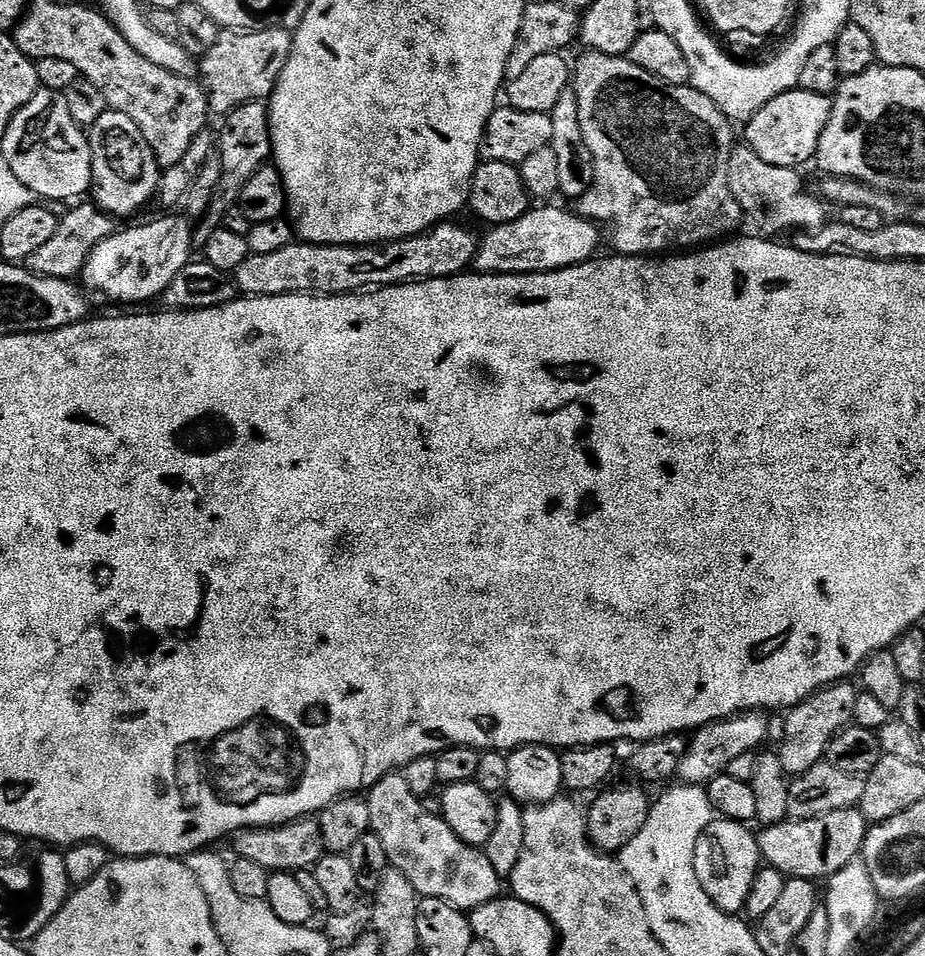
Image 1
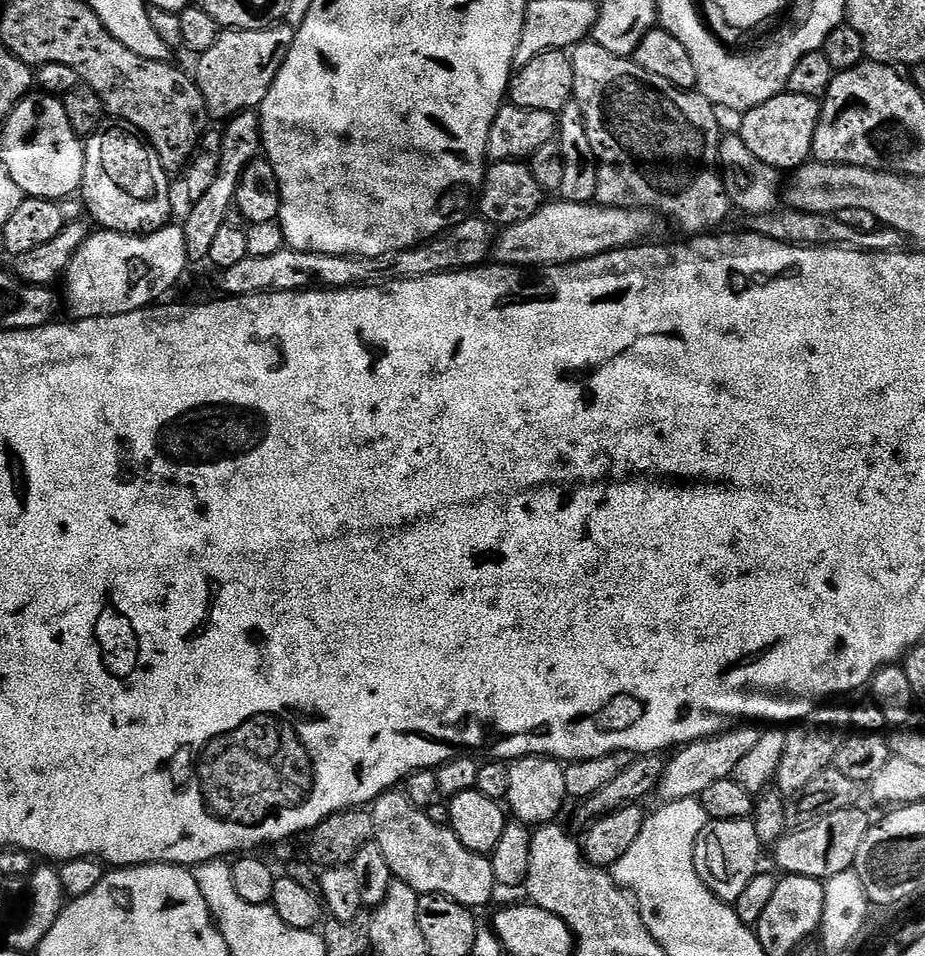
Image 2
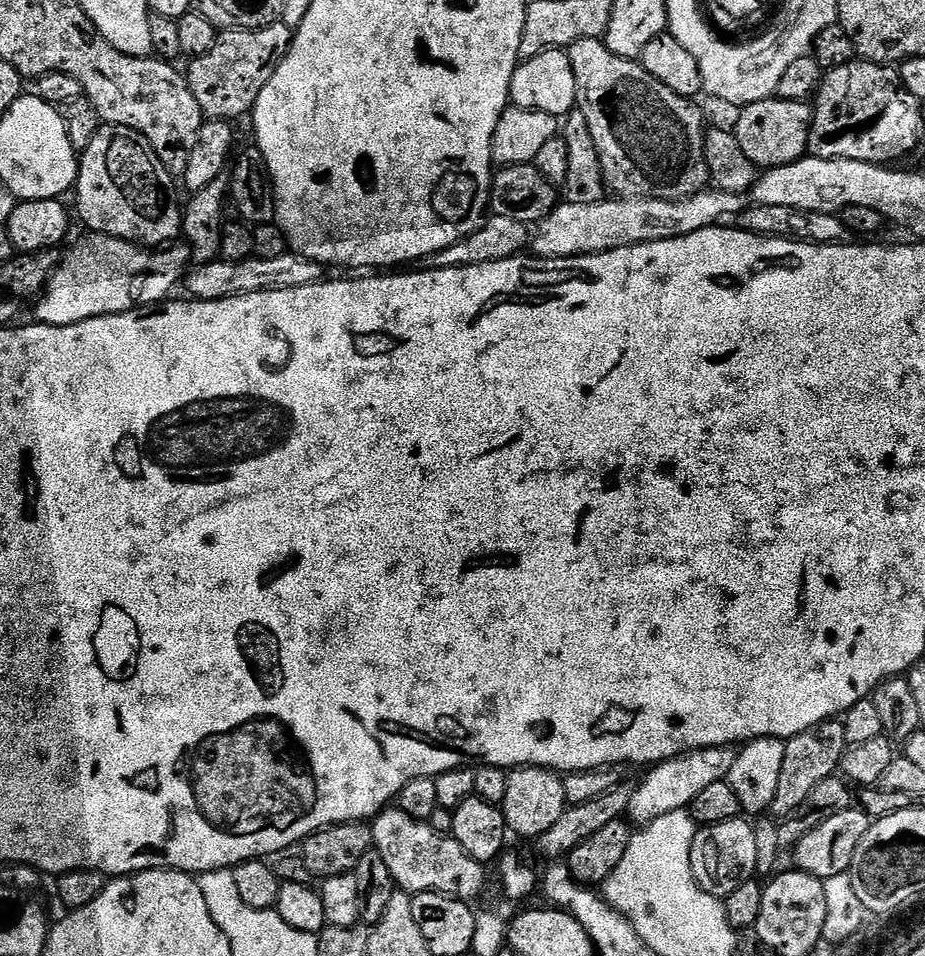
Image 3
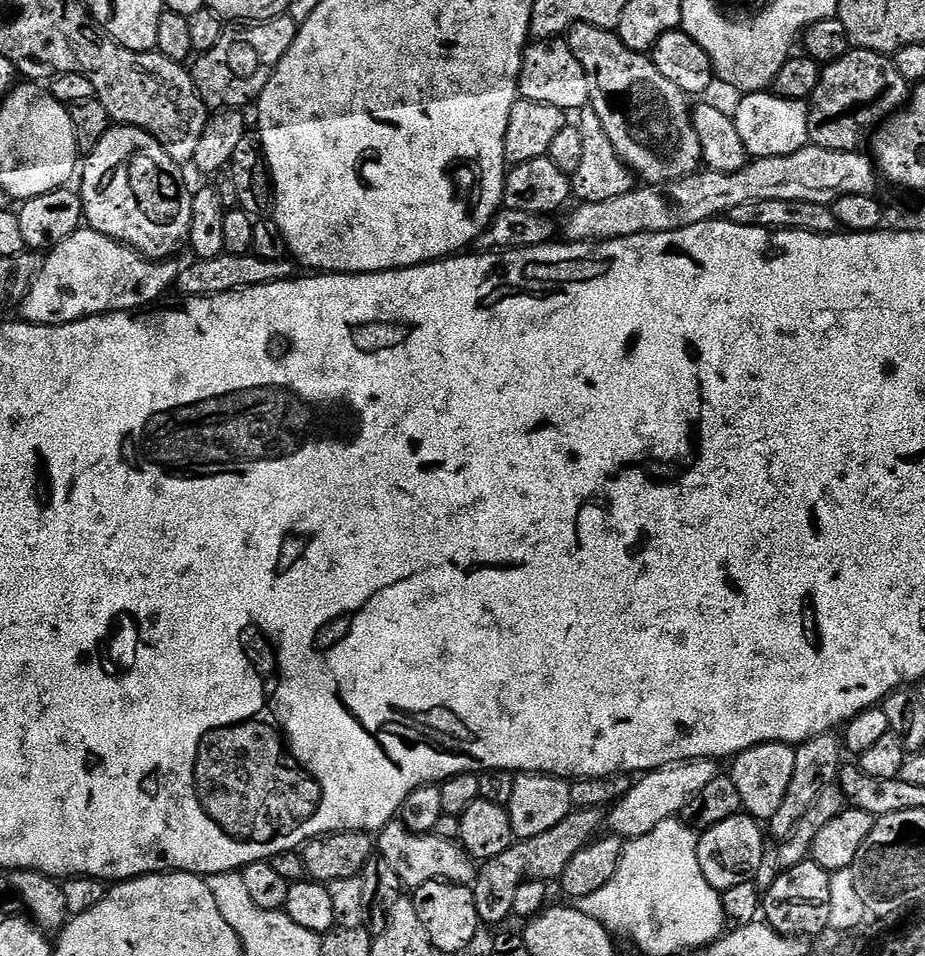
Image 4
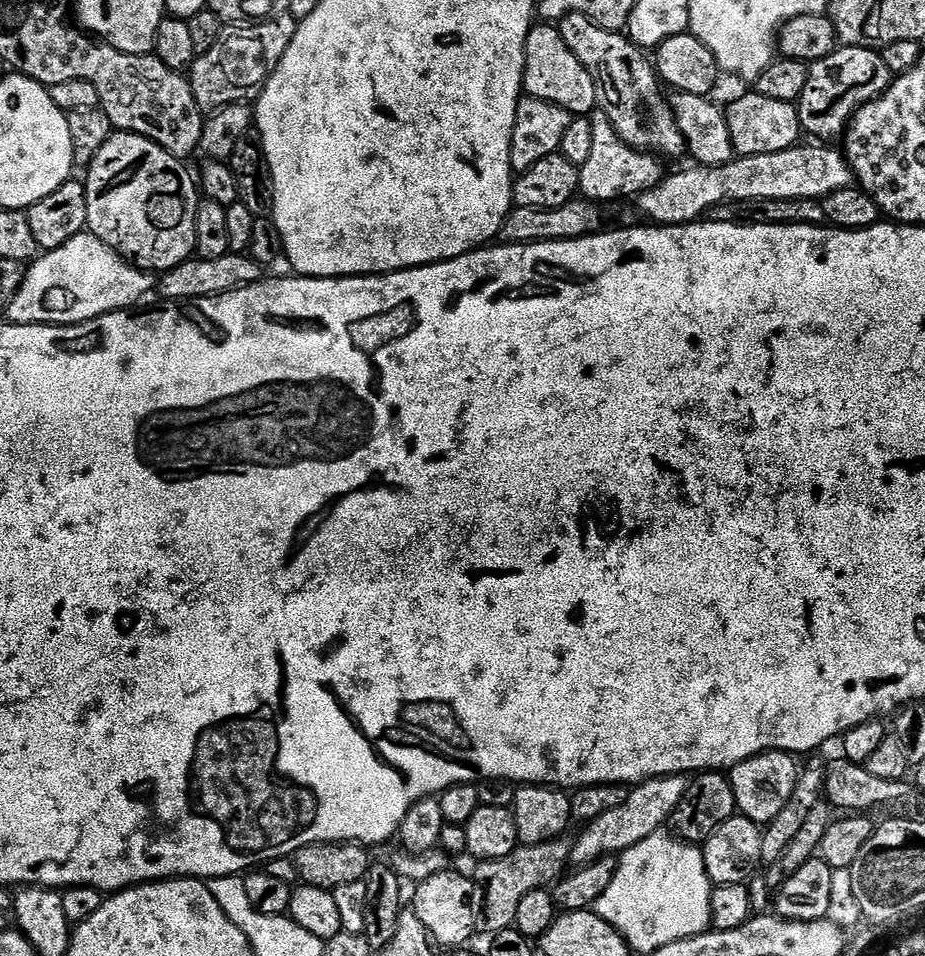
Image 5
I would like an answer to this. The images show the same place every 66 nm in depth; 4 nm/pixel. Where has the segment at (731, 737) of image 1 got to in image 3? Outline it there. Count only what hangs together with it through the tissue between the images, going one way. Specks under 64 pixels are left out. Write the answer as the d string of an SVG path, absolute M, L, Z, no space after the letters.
M694 748L683 752L661 764L651 767L644 781L633 787L632 803L630 807L630 820L633 825L643 826L662 818L662 814L672 814L691 809L692 804L707 790L713 782L727 780L730 770L733 769L737 749L726 748Z

